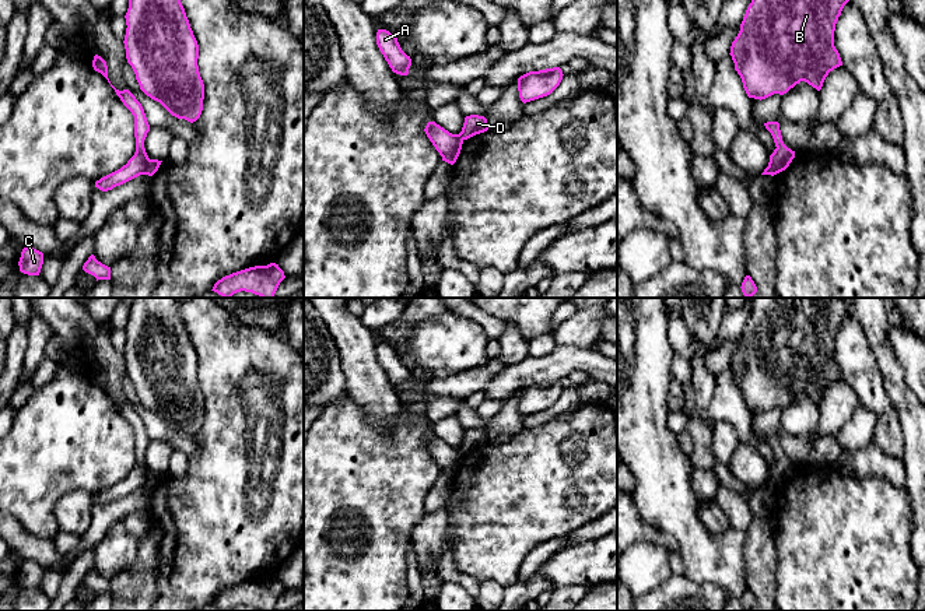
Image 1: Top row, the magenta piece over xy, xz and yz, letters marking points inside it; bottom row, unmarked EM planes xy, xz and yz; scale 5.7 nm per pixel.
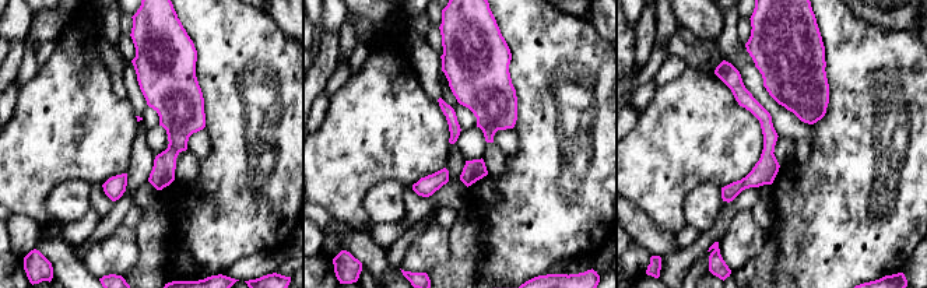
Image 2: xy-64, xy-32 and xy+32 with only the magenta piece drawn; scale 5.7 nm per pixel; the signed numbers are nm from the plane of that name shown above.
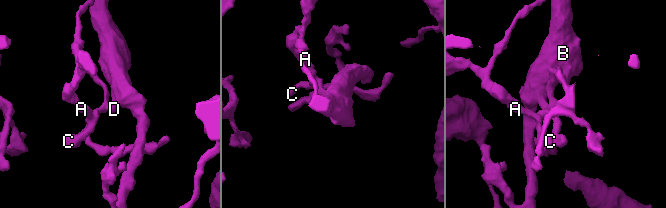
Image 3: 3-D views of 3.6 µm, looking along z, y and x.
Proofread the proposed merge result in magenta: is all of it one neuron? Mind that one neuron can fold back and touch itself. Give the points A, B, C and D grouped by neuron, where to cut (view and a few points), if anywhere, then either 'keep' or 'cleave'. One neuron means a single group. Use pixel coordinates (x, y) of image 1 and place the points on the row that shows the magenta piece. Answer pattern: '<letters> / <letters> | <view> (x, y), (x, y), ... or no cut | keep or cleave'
A C / B D | xy (151, 160), (146, 174) | cleave

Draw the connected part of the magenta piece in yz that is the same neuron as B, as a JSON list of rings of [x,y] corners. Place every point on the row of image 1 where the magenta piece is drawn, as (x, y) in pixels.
[[[751,0],[729,53],[747,96],[761,101],[774,94],[784,95],[800,81],[820,91],[828,73],[842,66],[840,53],[834,46],[834,31],[838,17],[848,1],[849,0]]]

